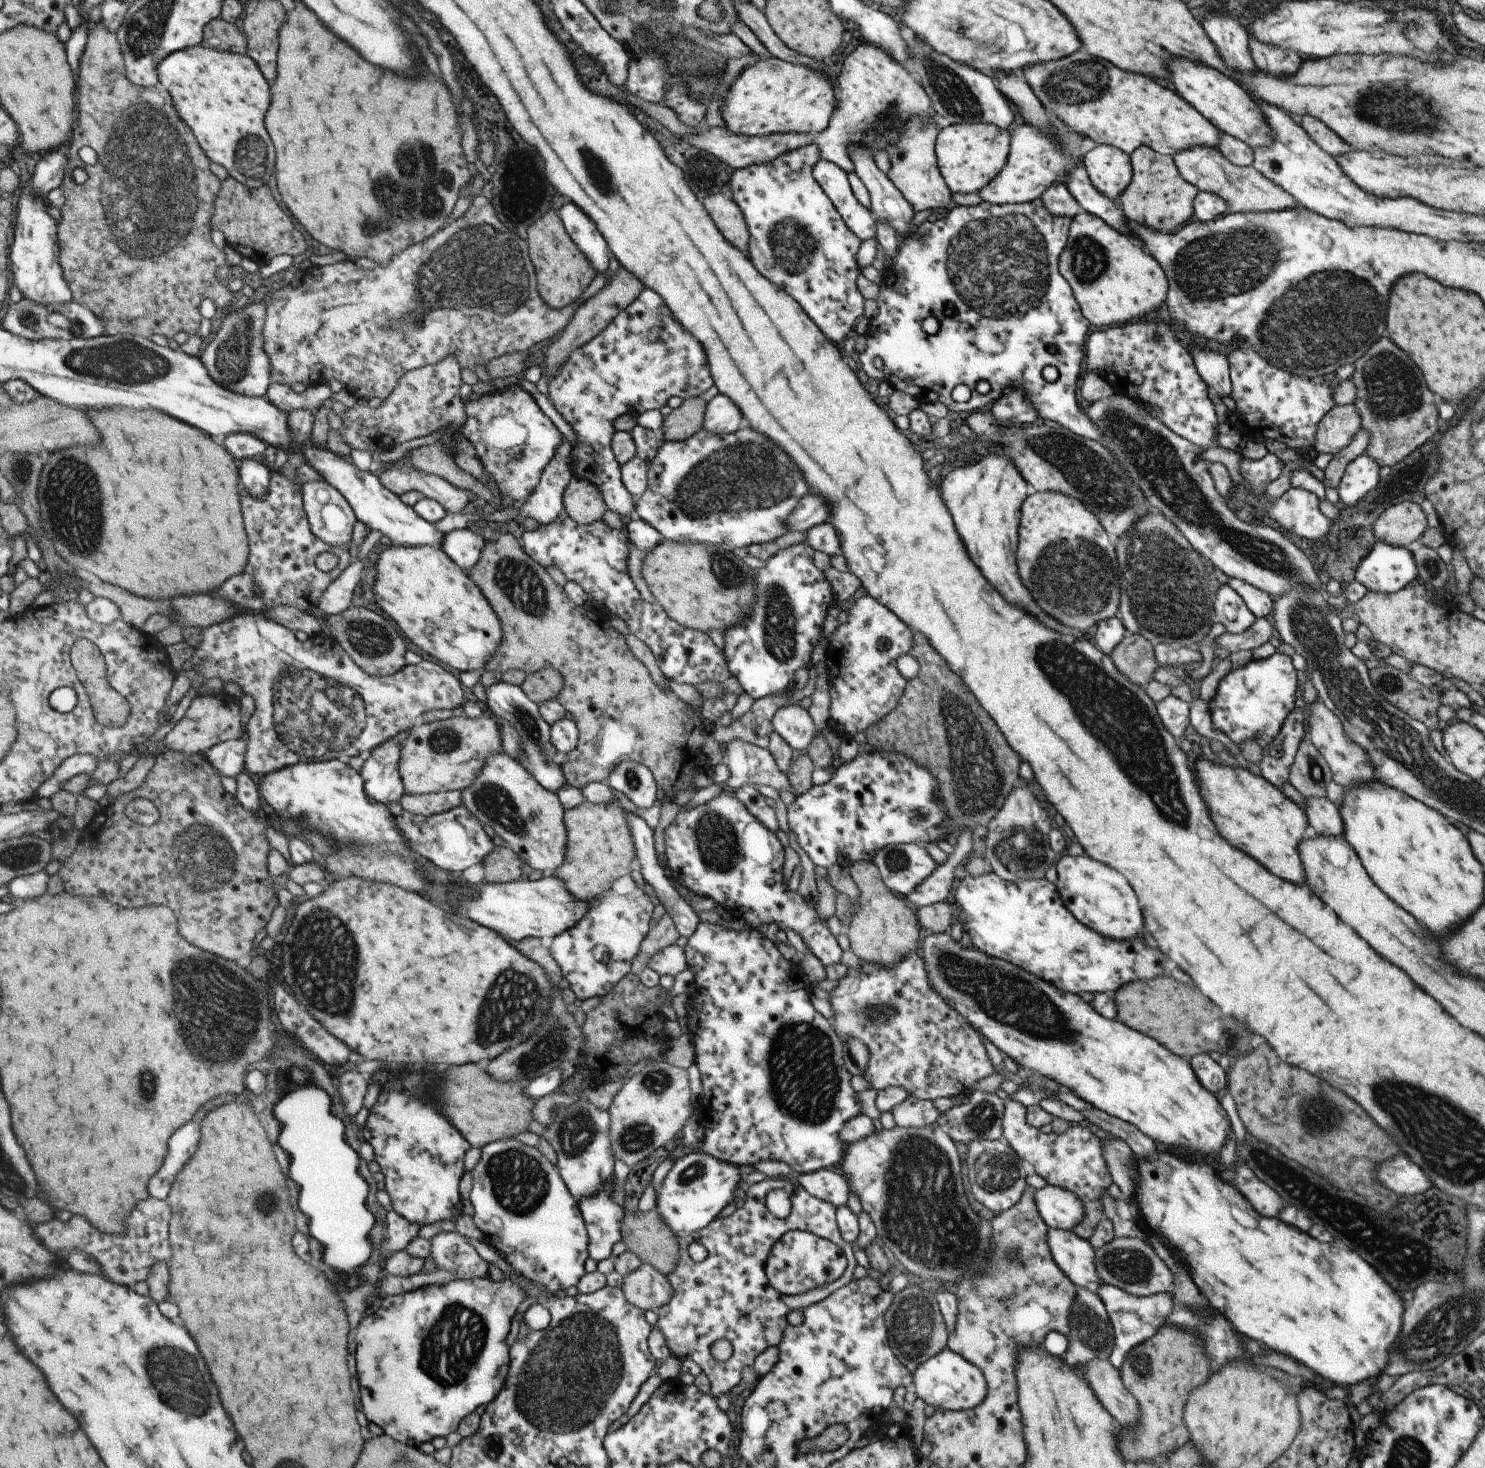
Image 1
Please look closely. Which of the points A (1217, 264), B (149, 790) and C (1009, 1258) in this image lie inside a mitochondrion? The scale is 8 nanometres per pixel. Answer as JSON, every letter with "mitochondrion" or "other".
{"A":"mitochondrion","B":"other","C":"mitochondrion"}

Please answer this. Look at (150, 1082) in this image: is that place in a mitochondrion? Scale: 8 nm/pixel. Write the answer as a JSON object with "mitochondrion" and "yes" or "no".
{"mitochondrion":"yes"}

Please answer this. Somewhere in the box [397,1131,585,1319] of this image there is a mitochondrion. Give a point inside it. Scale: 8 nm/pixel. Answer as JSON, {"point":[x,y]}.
{"point":[519,1183]}

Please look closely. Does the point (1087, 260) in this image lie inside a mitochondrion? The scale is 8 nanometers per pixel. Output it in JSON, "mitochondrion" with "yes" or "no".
{"mitochondrion":"yes"}

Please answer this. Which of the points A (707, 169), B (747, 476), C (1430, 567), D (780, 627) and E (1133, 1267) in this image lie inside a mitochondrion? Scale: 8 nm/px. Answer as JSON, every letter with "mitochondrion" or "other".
{"A":"mitochondrion","B":"mitochondrion","C":"mitochondrion","D":"mitochondrion","E":"mitochondrion"}

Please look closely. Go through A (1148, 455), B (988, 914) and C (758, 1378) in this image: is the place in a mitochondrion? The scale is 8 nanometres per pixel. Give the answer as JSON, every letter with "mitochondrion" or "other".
{"A":"mitochondrion","B":"other","C":"other"}

